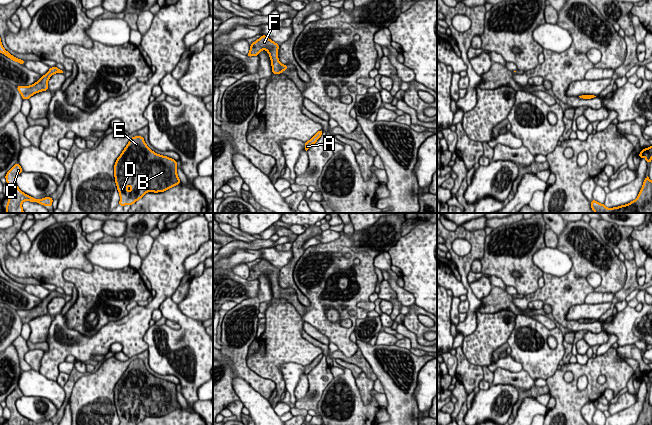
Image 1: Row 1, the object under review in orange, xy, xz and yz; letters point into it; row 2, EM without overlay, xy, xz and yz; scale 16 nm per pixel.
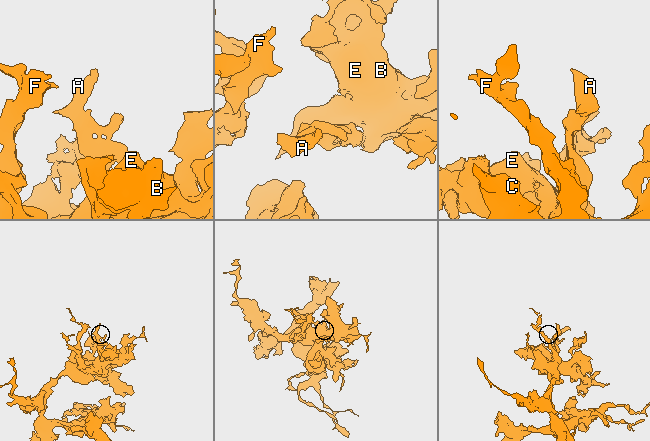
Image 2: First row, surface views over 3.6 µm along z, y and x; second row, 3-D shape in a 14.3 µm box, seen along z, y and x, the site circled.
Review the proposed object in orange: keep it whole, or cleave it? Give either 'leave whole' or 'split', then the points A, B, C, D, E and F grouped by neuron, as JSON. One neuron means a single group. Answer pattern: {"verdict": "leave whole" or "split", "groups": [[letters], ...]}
{"verdict": "leave whole", "groups": [["A", "B", "C", "D", "E", "F"]]}

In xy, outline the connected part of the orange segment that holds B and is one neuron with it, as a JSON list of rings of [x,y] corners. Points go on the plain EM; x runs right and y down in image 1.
[[[133,360],[114,389],[114,401],[120,425],[137,425],[147,416],[164,416],[181,407],[177,399],[177,385],[153,376],[142,360]]]

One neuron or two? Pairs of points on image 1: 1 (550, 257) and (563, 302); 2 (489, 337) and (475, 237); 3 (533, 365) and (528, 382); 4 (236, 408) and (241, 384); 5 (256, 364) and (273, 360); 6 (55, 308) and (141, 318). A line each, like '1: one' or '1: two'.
1: two
2: two
3: two
4: two
5: one
6: two

